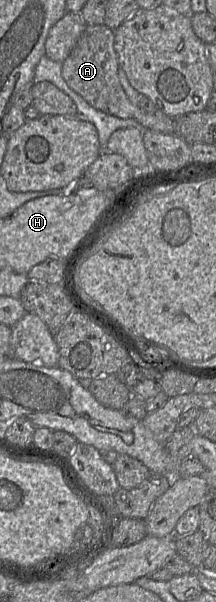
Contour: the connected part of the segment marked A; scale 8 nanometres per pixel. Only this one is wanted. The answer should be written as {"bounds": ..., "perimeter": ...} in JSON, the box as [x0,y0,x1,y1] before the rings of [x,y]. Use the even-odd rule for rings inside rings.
{"bounds":[62,25,176,133],"perimeter":[[[102,25],[87,26],[70,55],[62,63],[62,76],[69,87],[94,108],[122,119],[134,119],[142,129],[176,133],[176,120],[162,112],[146,113],[126,95],[118,77],[118,55],[114,48],[115,31]]]}

